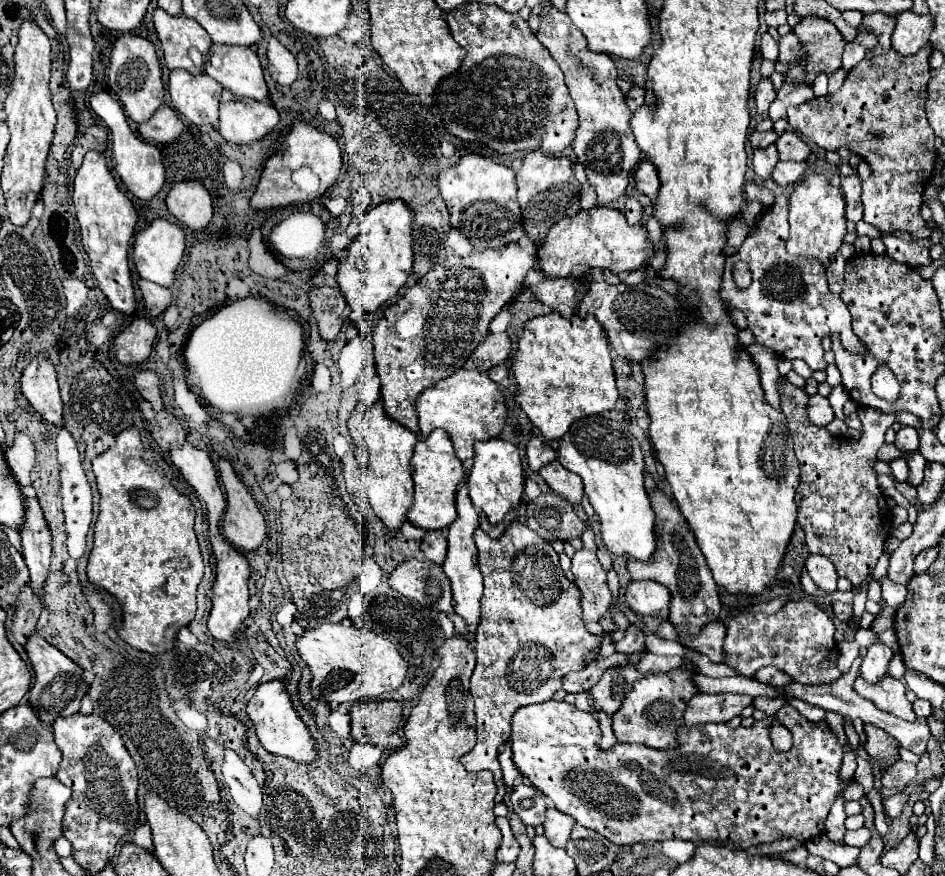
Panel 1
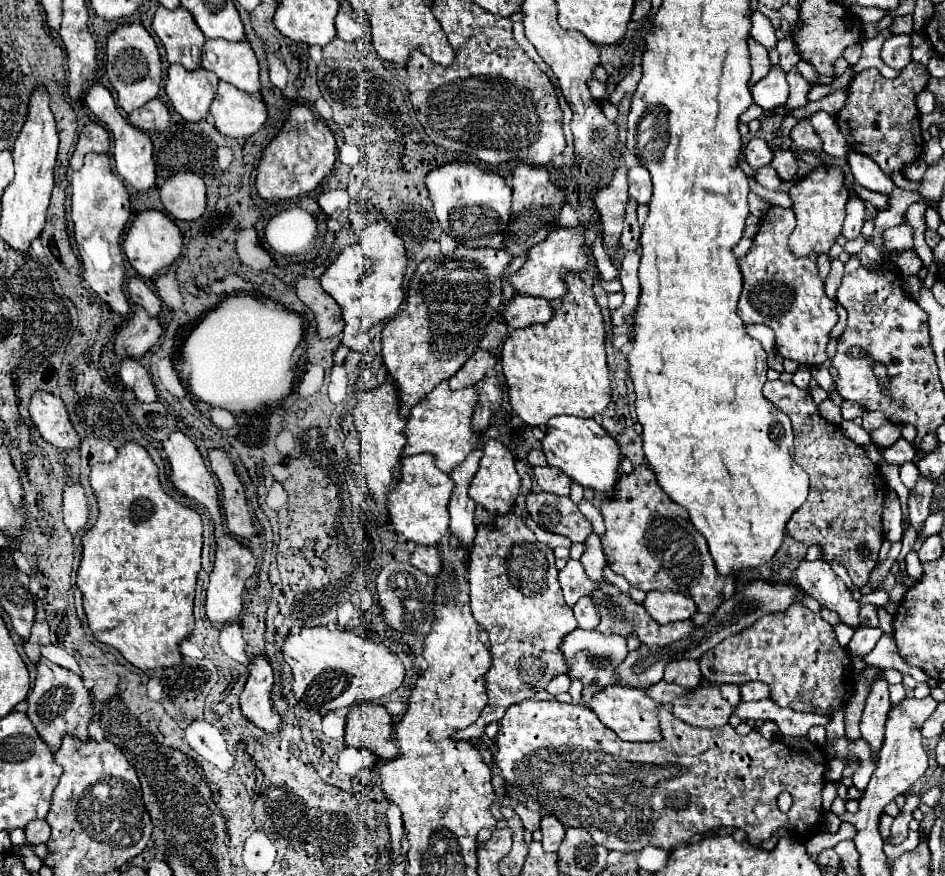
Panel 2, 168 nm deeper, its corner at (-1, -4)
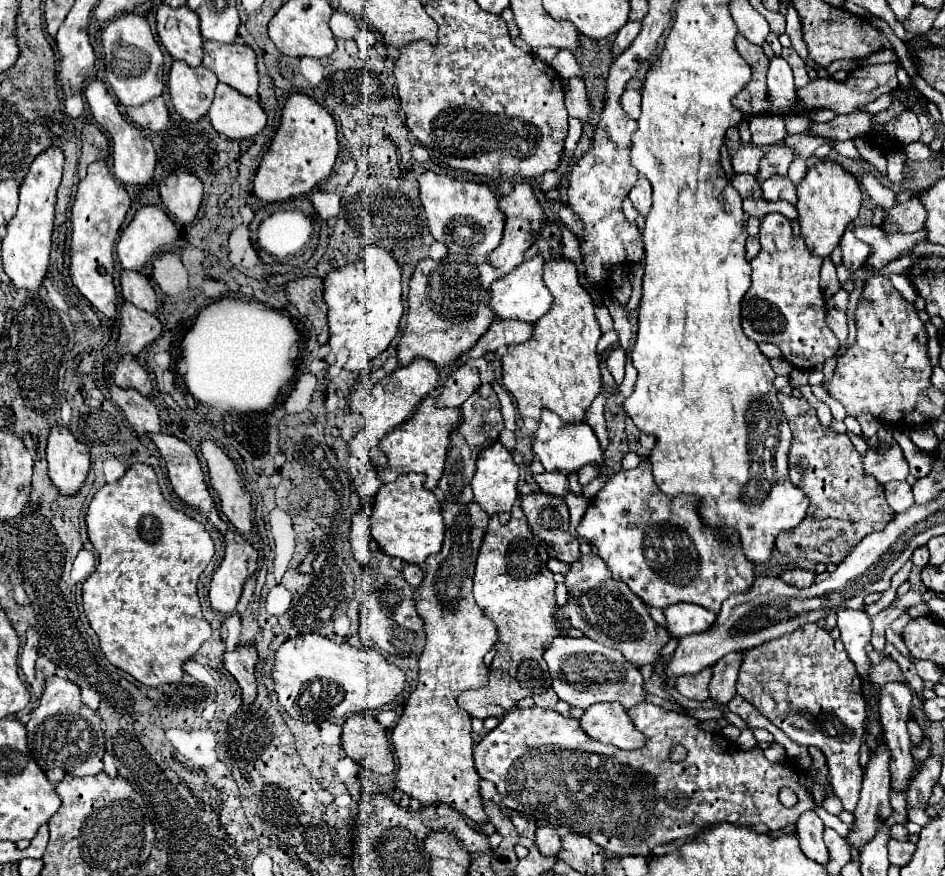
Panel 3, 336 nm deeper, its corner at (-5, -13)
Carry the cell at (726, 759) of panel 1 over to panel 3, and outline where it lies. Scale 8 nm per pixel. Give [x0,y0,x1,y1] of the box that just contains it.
[475,703,815,857]

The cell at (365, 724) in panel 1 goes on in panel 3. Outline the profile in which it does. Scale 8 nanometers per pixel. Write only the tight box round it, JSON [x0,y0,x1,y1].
[341,713,395,775]

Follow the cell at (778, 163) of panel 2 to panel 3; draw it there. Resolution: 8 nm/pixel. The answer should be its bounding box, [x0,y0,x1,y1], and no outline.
[761,175,797,203]

